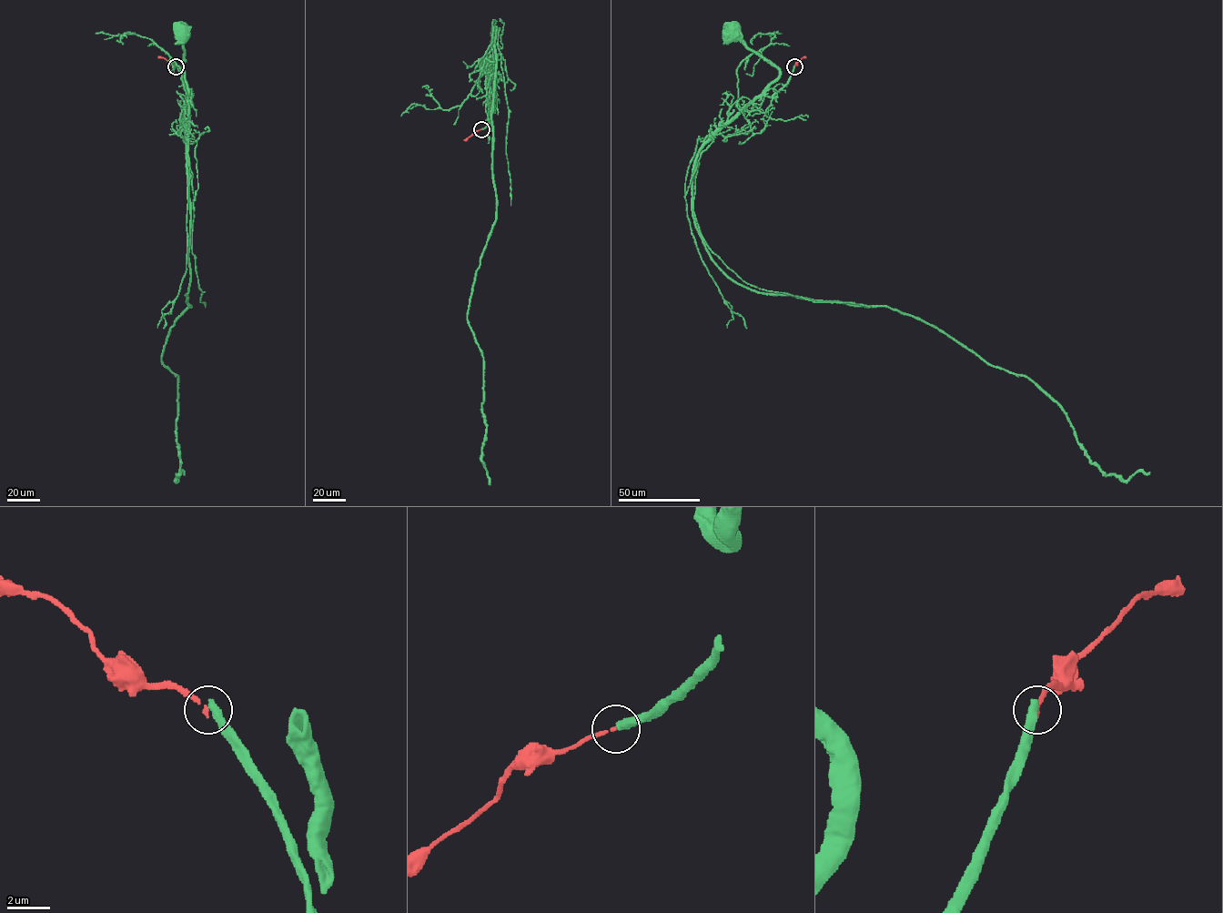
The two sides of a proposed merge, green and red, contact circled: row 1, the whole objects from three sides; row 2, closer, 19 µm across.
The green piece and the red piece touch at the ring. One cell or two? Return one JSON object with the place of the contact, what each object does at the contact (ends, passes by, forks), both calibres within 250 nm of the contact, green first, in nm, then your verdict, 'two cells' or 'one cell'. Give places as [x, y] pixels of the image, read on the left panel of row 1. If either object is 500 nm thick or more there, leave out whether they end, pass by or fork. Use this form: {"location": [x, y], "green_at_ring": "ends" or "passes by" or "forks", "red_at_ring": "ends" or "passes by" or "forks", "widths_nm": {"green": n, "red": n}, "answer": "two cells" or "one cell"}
{"location": [176, 66], "green_at_ring": "ends", "red_at_ring": "ends", "widths_nm": {"green": 440, "red": 140}, "answer": "two cells"}

